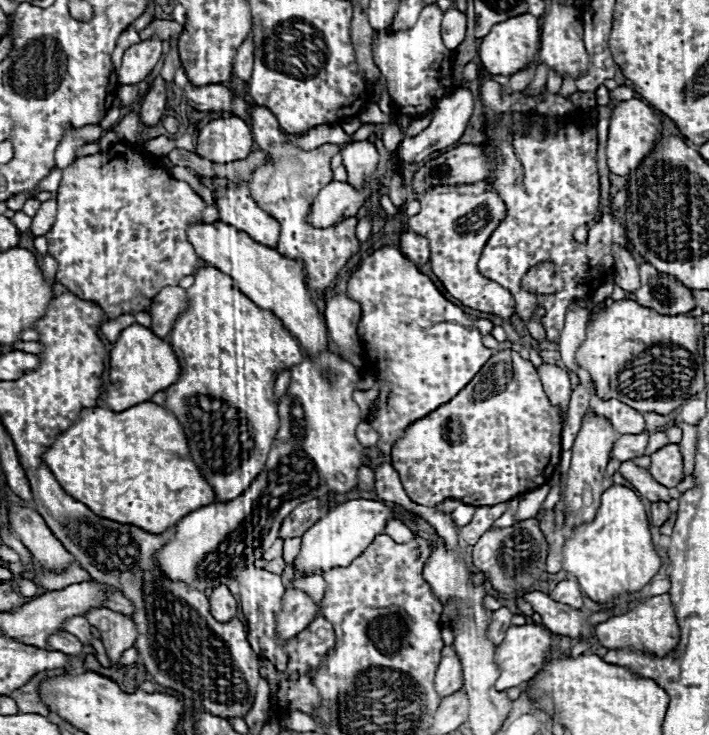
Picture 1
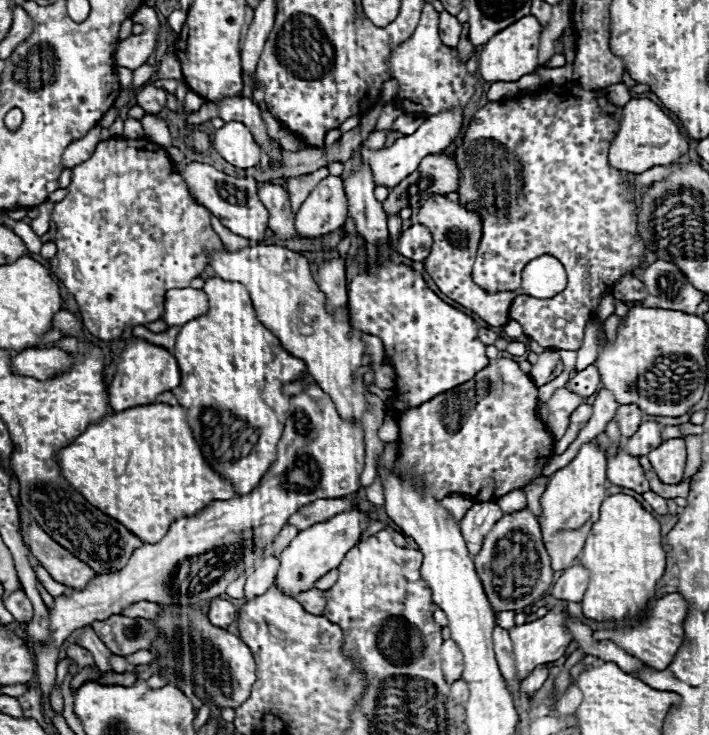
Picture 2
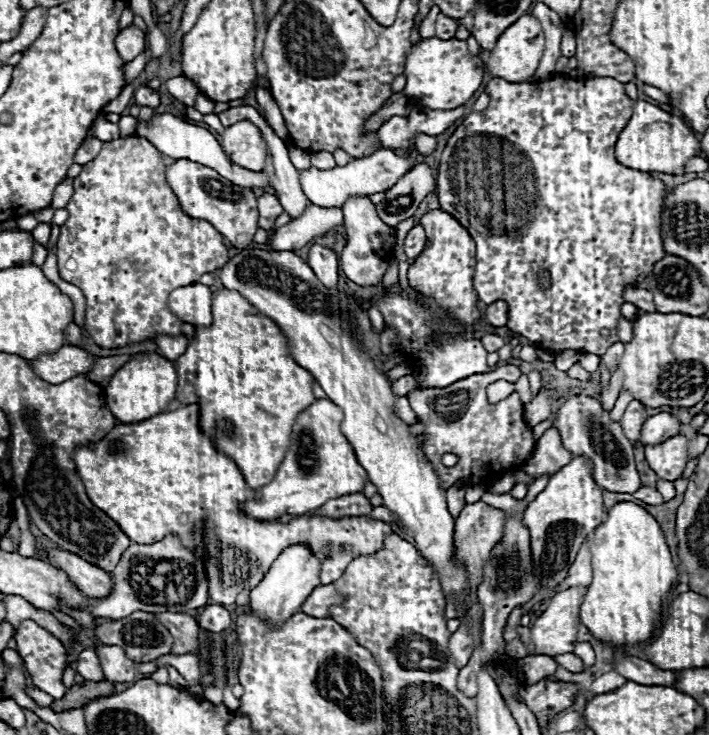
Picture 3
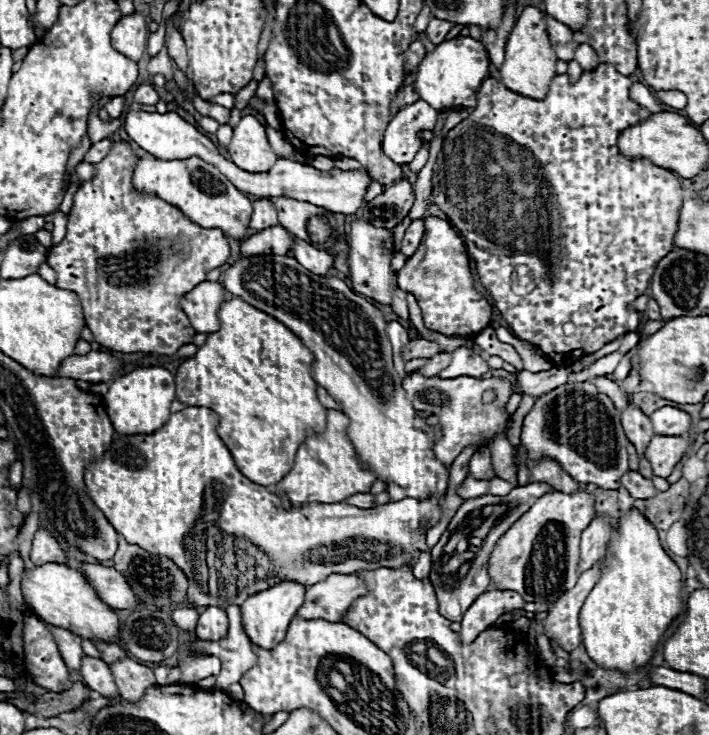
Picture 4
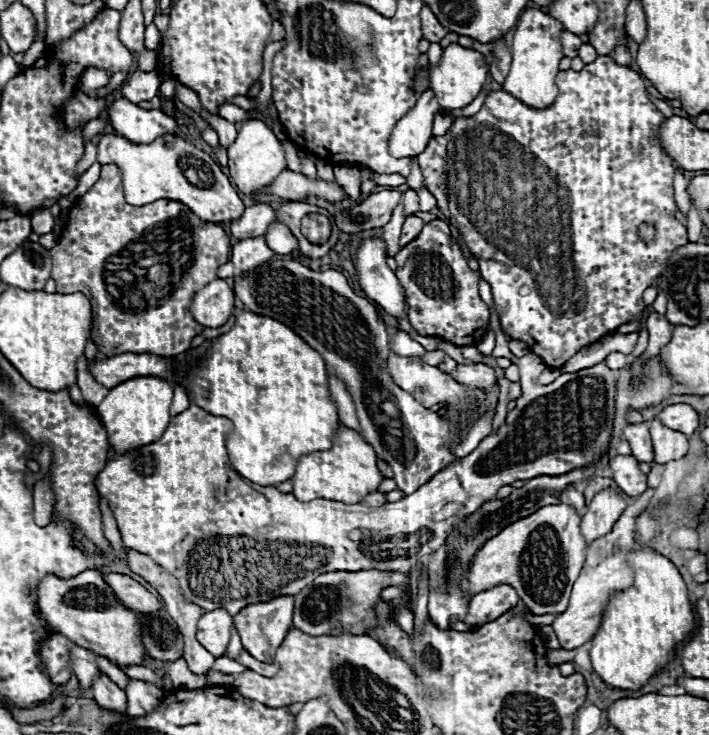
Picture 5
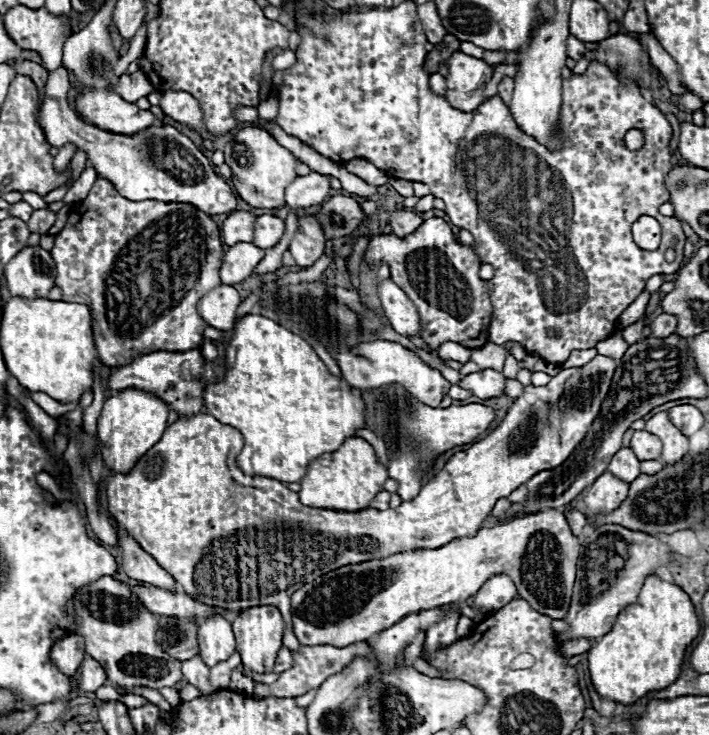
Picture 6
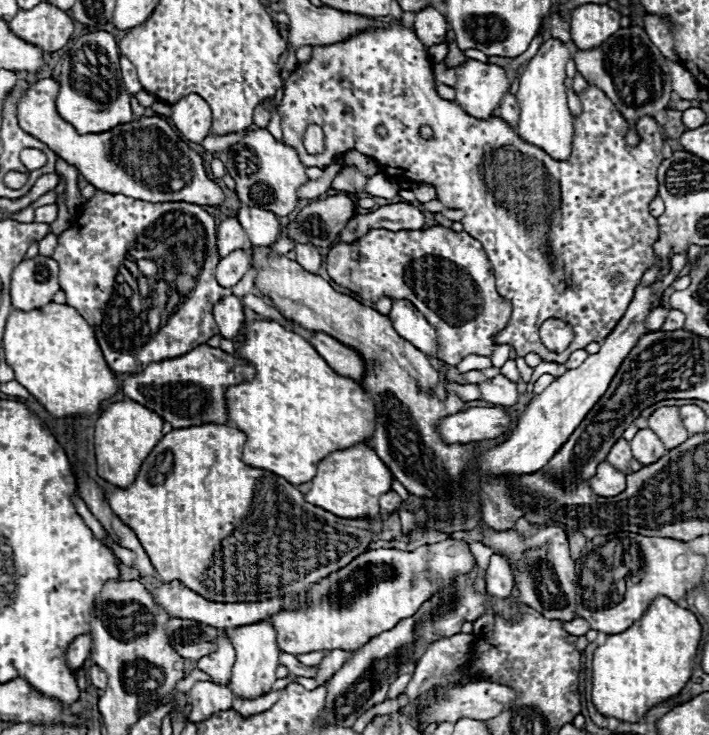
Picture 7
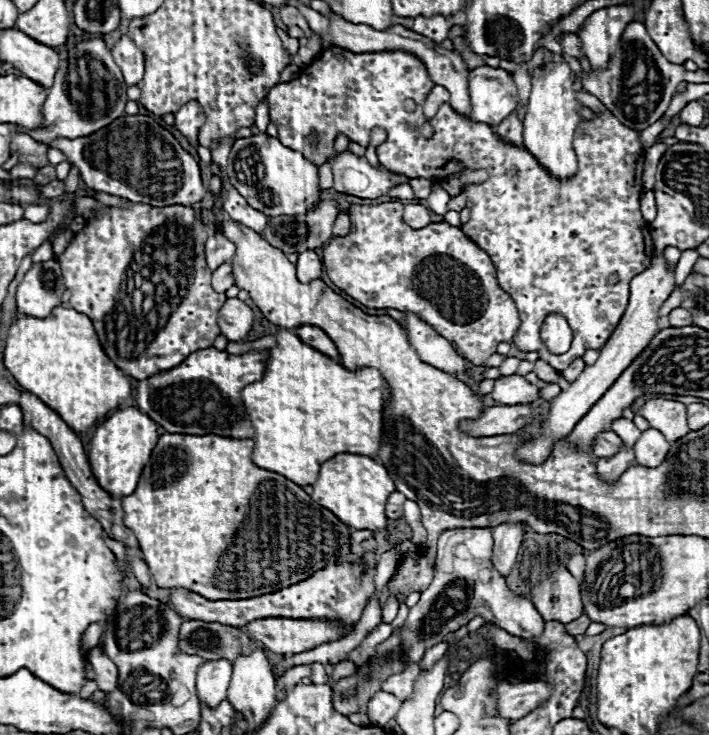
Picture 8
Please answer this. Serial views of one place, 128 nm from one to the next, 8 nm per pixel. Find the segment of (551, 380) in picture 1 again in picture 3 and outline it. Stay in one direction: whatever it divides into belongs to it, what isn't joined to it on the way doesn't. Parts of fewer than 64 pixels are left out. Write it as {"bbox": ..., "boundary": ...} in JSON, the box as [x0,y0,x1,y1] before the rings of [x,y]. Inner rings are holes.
{"bbox":[522,428,572,478],"boundary":[[[548,428],[536,444],[532,458],[522,466],[524,472],[538,478],[542,474],[556,474],[560,466],[566,466],[572,460],[572,454],[562,446],[560,434],[556,428]]]}

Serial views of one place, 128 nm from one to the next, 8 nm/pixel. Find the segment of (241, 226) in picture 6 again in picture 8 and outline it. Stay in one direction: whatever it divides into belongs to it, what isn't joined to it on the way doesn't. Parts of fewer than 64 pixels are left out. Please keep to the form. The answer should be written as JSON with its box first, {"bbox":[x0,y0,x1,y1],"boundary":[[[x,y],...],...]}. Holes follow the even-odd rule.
{"bbox":[206,232,236,270],"boundary":[[[216,232],[206,240],[206,262],[210,270],[216,270],[216,266],[232,260],[236,254],[234,242],[230,242],[222,232]]]}

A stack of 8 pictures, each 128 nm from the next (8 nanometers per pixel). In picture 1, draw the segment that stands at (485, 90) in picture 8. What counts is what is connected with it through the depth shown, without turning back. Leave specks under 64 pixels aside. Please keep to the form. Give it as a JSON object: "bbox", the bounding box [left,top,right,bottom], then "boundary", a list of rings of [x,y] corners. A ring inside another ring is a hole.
{"bbox":[372,4,454,116],"boundary":[[[436,4],[422,8],[416,24],[400,32],[386,32],[372,38],[374,64],[380,68],[394,104],[406,116],[418,116],[432,110],[440,98],[454,90],[452,78],[452,50],[442,44],[440,24],[444,12]]]}

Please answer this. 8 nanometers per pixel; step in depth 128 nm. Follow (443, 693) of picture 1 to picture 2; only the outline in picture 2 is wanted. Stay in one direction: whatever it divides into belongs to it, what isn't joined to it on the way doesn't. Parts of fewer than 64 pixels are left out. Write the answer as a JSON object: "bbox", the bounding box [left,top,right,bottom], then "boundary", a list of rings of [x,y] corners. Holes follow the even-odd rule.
{"bbox":[440,640,464,684],"boundary":[[[444,640],[442,648],[440,648],[440,658],[442,658],[444,680],[448,684],[454,684],[460,678],[462,668],[464,668],[464,660],[462,660],[462,654],[460,654],[458,646],[452,640]]]}

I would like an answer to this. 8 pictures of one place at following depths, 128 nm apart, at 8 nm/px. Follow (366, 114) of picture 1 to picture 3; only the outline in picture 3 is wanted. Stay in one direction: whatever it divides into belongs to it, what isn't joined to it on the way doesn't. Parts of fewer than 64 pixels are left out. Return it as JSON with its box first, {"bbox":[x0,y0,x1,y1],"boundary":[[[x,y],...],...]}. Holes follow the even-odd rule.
{"bbox":[414,134,438,156],"boundary":[[[416,134],[414,136],[414,146],[418,148],[418,152],[422,156],[428,156],[436,150],[436,144],[438,144],[438,138],[436,136],[428,136],[428,134]]]}

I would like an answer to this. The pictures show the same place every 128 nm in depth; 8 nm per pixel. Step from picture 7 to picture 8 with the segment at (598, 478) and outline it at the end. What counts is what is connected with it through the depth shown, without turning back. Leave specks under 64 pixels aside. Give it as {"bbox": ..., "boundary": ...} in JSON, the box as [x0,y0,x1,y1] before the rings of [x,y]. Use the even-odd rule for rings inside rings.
{"bbox":[596,446,634,484],"boundary":[[[622,446],[622,450],[612,458],[598,458],[596,470],[598,470],[600,480],[604,480],[608,484],[618,482],[618,478],[622,476],[622,472],[628,468],[628,464],[632,460],[634,460],[634,454],[632,454],[632,448],[628,448],[628,446]]]}

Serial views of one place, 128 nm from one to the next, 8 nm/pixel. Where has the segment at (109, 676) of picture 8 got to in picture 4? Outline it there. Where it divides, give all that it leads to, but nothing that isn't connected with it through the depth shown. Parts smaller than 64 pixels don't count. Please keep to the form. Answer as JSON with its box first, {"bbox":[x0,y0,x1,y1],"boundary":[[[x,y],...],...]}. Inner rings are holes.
{"bbox":[46,624,84,670],"boundary":[[[46,624],[46,626],[52,632],[52,636],[56,638],[56,644],[60,648],[60,652],[62,652],[62,658],[64,658],[68,670],[78,670],[80,668],[80,660],[84,658],[84,652],[80,654],[80,636],[72,634],[70,630],[52,626],[52,624]]]}

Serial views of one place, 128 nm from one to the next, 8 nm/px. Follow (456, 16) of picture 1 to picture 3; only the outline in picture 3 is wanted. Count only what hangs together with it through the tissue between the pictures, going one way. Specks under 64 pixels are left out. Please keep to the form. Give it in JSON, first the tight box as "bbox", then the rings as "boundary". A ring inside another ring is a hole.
{"bbox":[436,14,458,40],"boundary":[[[438,14],[438,18],[436,18],[436,38],[450,40],[450,38],[454,38],[456,28],[458,28],[458,22],[454,18]]]}

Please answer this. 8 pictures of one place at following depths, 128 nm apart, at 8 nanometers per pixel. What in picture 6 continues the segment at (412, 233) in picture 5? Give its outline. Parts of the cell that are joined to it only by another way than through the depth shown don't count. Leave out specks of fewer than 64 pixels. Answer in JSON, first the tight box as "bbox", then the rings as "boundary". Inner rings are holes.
{"bbox":[390,210,424,238],"boundary":[[[396,210],[390,218],[390,226],[394,228],[394,234],[400,238],[412,234],[422,222],[424,220],[416,212],[410,212],[410,210]]]}

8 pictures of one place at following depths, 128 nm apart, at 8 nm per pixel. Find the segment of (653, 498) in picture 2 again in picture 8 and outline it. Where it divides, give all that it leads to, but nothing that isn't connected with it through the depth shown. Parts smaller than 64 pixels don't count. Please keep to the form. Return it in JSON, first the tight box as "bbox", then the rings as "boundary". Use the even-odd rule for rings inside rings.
{"bbox":[594,432,622,458],"boundary":[[[604,432],[604,434],[598,434],[596,442],[594,442],[594,454],[600,456],[600,458],[610,458],[614,454],[618,454],[622,448],[622,440],[618,434],[614,432]]]}

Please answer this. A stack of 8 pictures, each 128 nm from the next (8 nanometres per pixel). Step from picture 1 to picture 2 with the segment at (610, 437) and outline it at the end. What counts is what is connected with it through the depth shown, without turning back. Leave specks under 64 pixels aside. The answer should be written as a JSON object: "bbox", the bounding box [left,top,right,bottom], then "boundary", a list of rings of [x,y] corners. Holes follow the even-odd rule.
{"bbox":[538,440,606,570],"boundary":[[[594,440],[582,444],[576,458],[550,478],[548,490],[540,500],[542,516],[538,520],[554,570],[566,570],[584,548],[588,530],[596,522],[600,506],[606,498],[604,480],[606,480],[606,454]]]}

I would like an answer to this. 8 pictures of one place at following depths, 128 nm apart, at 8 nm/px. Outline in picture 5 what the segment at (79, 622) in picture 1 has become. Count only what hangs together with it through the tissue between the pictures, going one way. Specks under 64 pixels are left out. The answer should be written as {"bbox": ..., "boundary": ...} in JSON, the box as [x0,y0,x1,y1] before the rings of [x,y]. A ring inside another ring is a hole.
{"bbox":[126,678,164,716],"boundary":[[[130,678],[126,686],[126,696],[128,696],[126,712],[132,716],[144,716],[156,708],[156,702],[160,702],[164,692],[150,682]]]}

